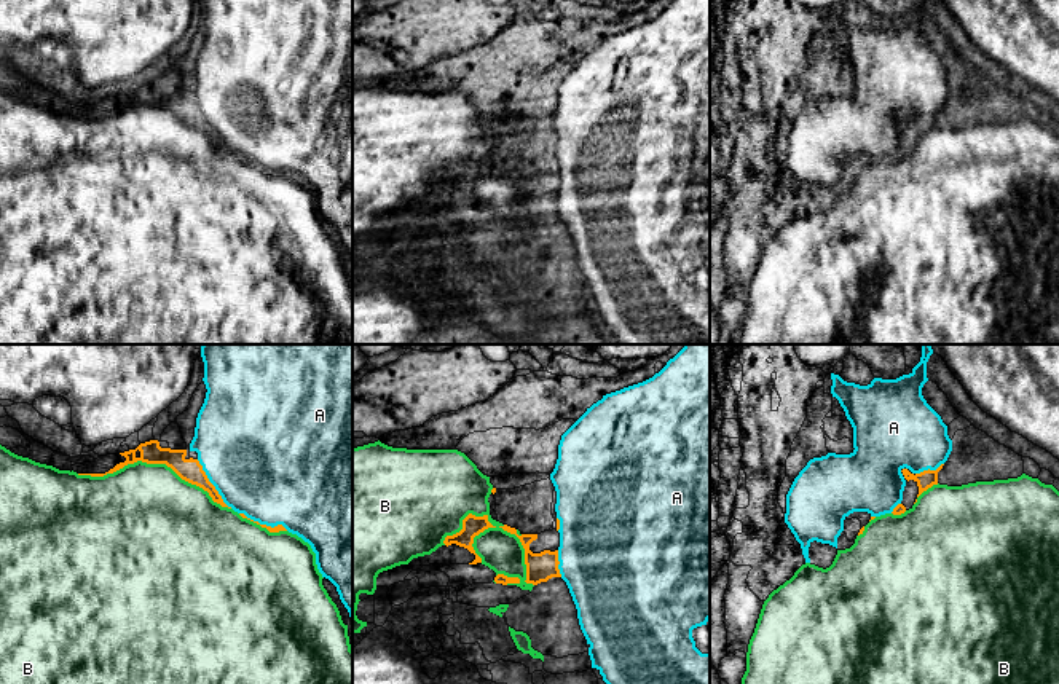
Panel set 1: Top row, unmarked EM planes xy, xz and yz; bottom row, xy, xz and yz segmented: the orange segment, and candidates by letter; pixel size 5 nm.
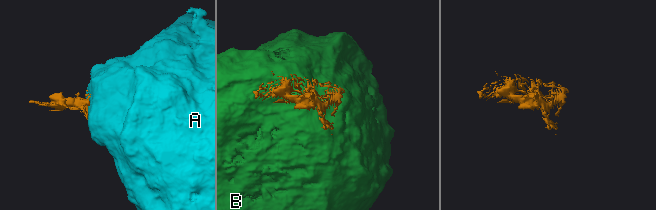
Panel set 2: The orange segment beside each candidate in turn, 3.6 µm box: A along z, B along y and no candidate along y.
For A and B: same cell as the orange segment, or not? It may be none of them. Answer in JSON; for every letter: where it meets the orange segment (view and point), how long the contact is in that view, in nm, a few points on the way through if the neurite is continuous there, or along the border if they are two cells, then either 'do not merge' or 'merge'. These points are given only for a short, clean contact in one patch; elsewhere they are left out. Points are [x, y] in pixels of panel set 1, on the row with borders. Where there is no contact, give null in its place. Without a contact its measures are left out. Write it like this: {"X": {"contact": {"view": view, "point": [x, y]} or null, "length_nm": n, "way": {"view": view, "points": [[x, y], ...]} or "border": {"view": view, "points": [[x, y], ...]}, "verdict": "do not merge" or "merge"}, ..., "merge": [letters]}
{"A": {"contact": {"view": "xy", "point": [212, 485]}, "length_nm": 300, "verdict": "do not merge"}, "B": {"contact": {"view": "xz", "point": [503, 528]}, "length_nm": 500, "verdict": "merge"}, "merge": ["B"]}

